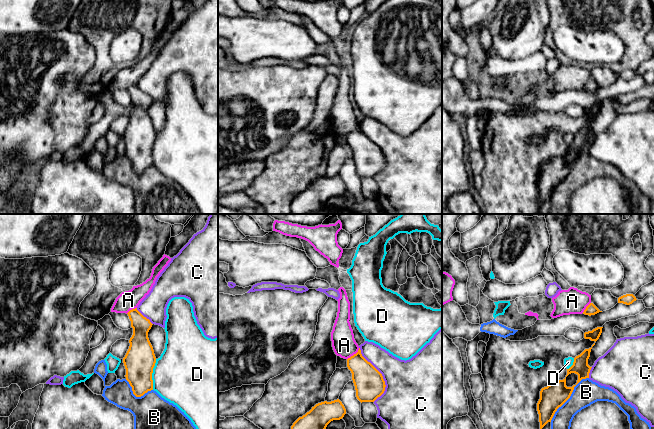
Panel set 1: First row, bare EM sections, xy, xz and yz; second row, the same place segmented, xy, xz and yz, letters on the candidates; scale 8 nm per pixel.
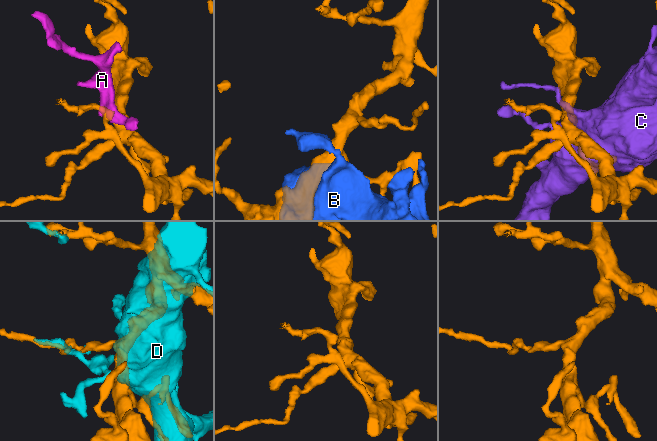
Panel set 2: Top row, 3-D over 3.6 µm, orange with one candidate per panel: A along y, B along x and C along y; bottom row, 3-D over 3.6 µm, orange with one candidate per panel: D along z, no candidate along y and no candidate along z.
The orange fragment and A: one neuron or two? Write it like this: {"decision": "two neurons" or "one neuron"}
{"decision": "two neurons"}

